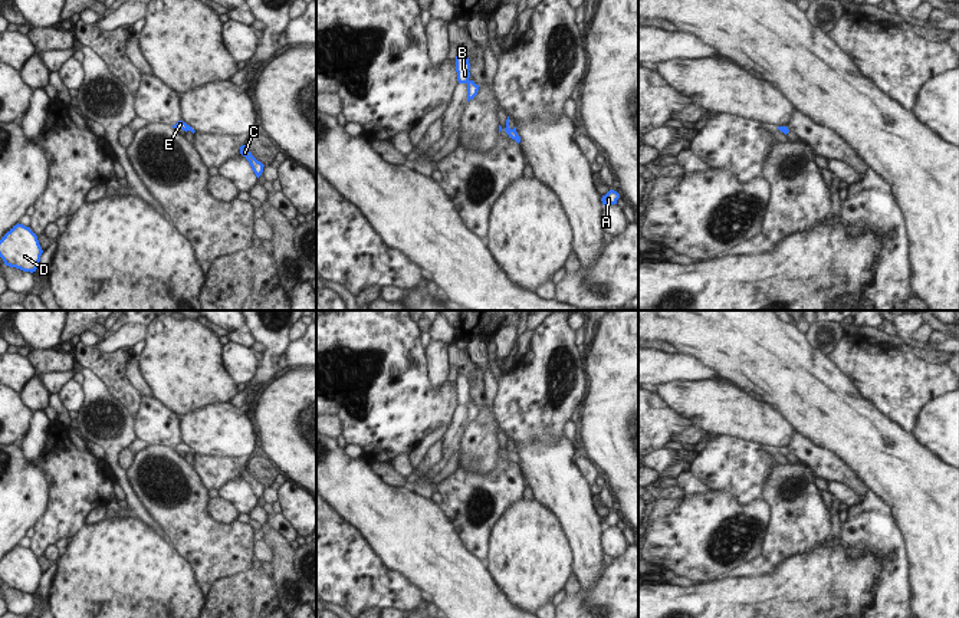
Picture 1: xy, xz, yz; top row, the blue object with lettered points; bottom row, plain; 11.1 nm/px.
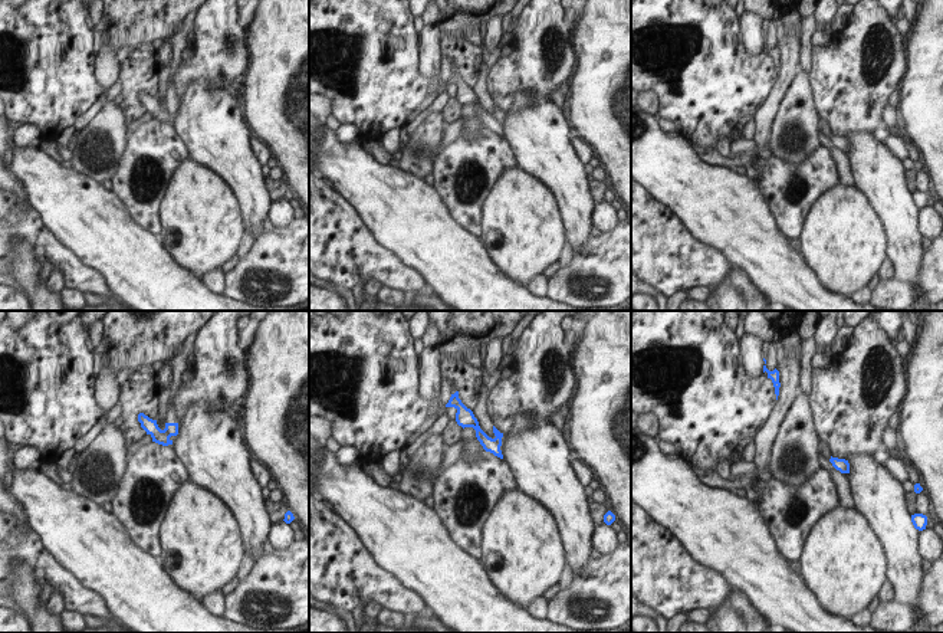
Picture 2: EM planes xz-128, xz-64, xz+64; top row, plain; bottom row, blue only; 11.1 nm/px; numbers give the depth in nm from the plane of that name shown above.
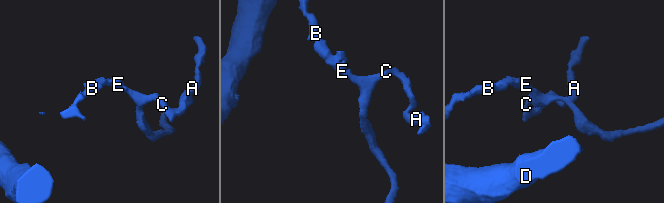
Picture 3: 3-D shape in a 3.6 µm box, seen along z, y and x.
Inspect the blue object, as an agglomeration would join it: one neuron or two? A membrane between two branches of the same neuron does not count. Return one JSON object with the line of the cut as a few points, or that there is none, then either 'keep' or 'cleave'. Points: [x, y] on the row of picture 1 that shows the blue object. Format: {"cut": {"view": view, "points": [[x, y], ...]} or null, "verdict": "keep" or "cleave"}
{"cut": null, "verdict": "keep"}

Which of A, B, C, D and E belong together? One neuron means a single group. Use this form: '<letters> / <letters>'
A B C D E

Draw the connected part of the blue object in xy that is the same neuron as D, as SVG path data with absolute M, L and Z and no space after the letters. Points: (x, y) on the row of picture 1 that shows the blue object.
M23 224L13 226L0 240L0 257L6 266L36 272L43 250L37 236Z

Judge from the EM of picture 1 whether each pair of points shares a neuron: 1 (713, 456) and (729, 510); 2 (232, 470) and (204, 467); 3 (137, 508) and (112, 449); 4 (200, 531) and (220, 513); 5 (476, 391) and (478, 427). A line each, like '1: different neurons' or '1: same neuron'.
1: different neurons
2: same neuron
3: same neuron
4: different neurons
5: different neurons

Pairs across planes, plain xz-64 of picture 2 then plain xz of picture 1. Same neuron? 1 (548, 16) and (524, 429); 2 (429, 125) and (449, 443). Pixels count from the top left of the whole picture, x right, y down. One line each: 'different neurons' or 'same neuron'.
1: same neuron
2: different neurons

